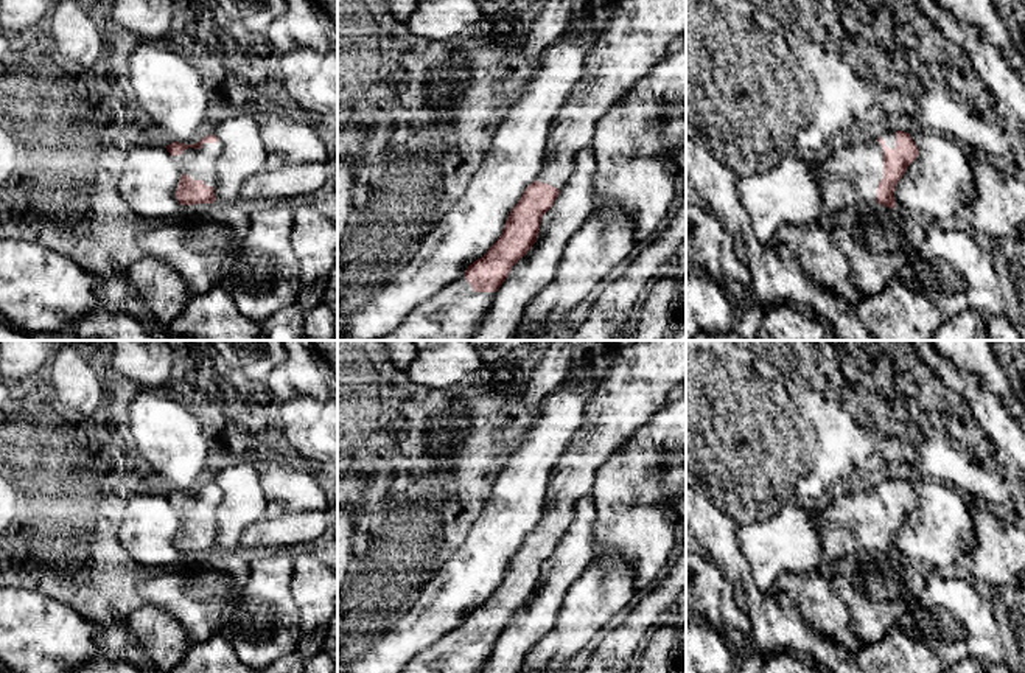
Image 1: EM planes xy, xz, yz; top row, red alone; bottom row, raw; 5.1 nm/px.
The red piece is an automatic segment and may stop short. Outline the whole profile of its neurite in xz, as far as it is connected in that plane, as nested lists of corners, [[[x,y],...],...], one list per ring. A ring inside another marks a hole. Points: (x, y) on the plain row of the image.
[[[638,340],[628,347],[617,347],[611,368],[585,406],[585,424],[561,454],[549,479],[537,528],[526,536],[510,560],[502,583],[482,606],[468,614],[464,625],[414,656],[401,673],[479,673],[484,668],[512,615],[537,591],[541,566],[552,556],[568,532],[577,500],[591,496],[599,469],[684,385],[686,340]]]

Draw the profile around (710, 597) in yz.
[[[686,552],[686,611],[719,633],[751,636],[748,617],[736,603],[734,588],[709,558]]]

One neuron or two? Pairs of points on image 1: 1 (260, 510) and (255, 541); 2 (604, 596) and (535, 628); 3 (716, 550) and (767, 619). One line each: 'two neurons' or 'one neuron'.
1: two neurons
2: two neurons
3: one neuron

